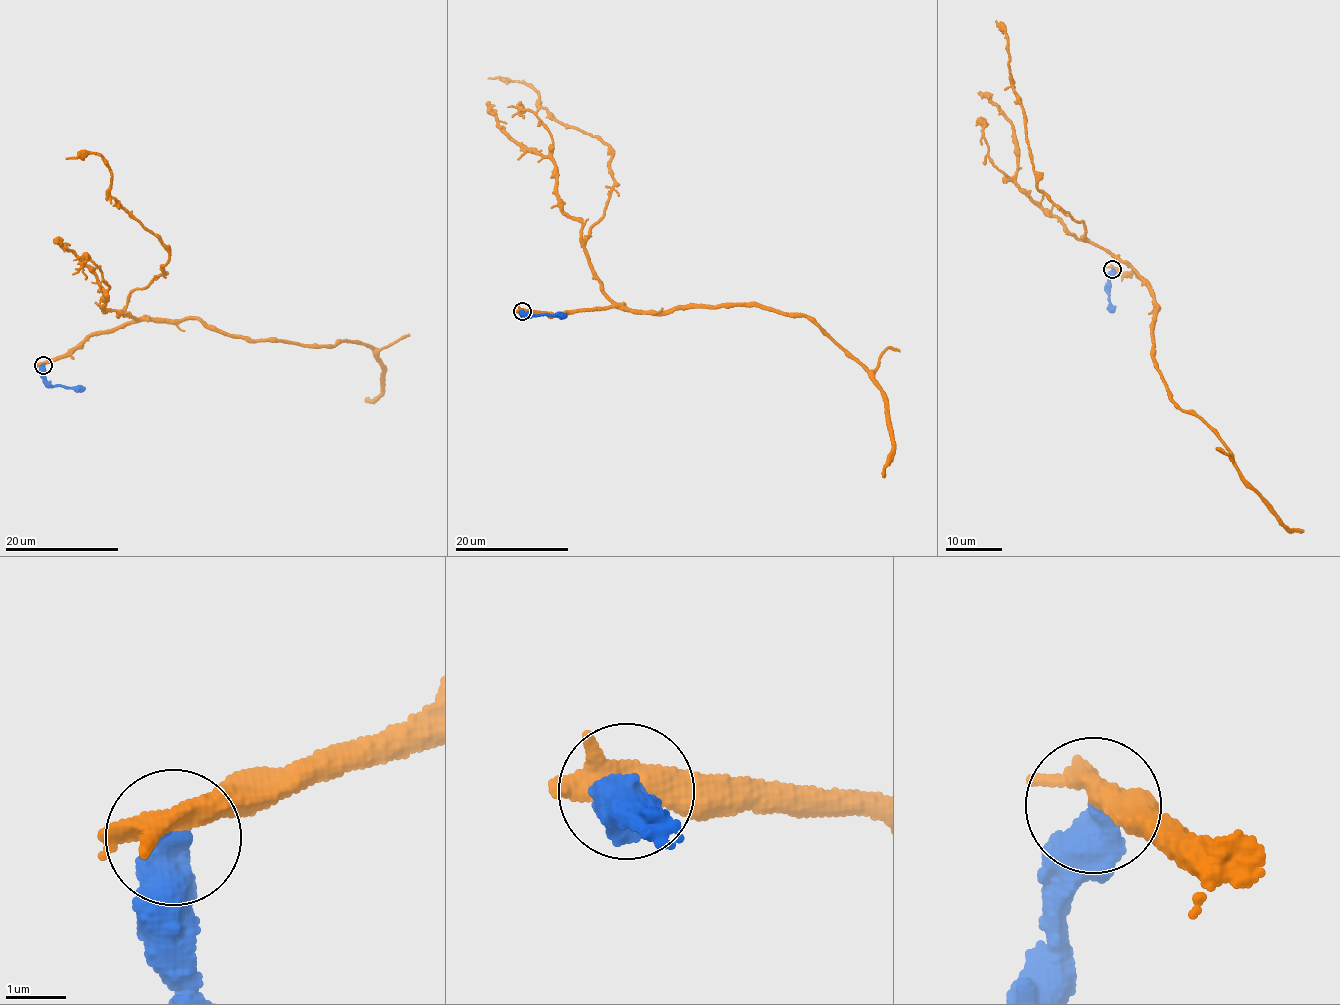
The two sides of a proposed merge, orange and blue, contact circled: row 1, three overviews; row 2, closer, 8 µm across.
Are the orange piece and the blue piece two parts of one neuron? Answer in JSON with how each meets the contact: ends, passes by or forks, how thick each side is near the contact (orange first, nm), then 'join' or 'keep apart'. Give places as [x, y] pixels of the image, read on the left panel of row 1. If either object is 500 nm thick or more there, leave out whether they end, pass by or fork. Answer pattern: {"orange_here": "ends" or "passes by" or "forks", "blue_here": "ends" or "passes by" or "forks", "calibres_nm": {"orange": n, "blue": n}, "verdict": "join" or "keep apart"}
{"calibres_nm": {"orange": 600, "blue": 550}, "verdict": "keep apart"}

